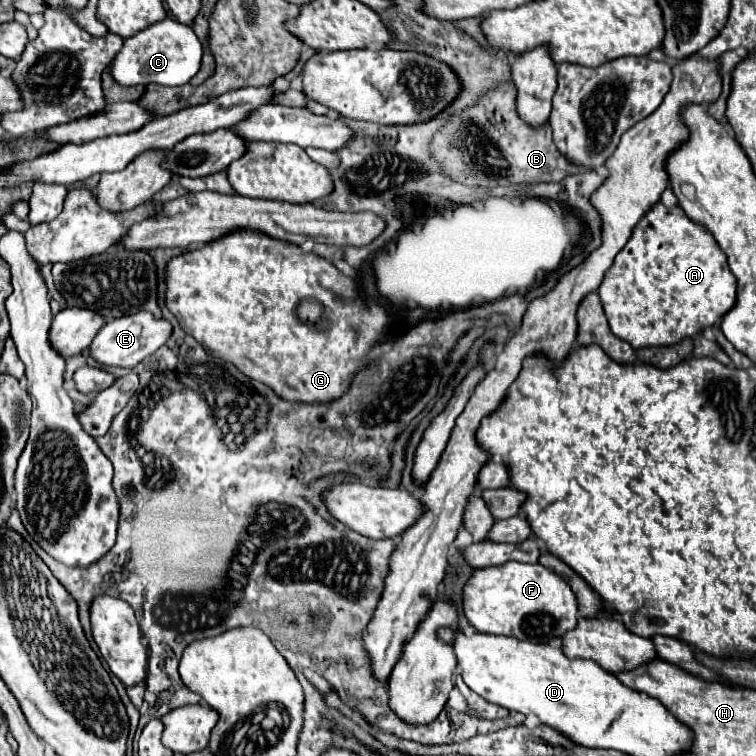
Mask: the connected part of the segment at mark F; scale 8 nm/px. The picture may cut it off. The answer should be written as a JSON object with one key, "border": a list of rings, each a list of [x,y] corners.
{"border":[[[504,563],[476,569],[462,587],[462,609],[480,633],[508,635],[532,643],[552,643],[576,627],[578,605],[570,585],[540,563]]]}

